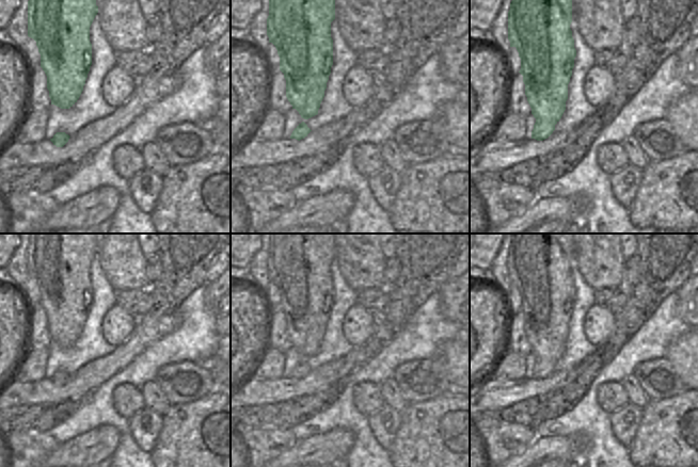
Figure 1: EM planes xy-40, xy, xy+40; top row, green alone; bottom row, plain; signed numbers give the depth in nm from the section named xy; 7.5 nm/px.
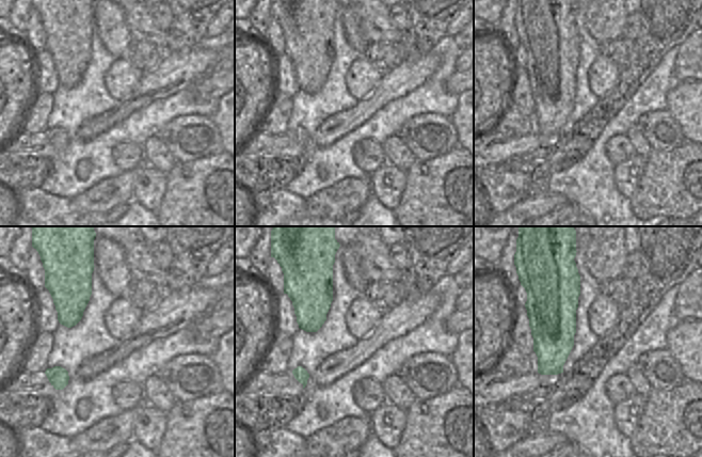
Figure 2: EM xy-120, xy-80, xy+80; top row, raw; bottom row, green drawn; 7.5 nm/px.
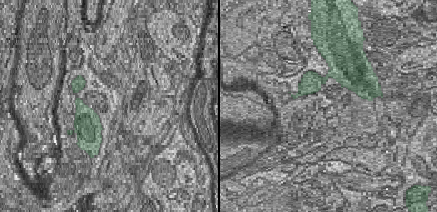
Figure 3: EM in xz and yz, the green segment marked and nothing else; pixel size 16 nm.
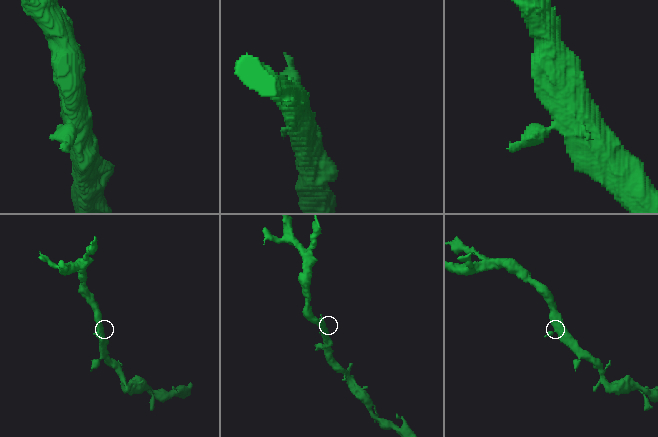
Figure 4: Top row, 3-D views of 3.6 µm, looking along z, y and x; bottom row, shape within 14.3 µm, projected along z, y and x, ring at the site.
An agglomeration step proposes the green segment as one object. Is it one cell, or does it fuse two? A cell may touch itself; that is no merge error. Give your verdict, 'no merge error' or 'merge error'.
no merge error

